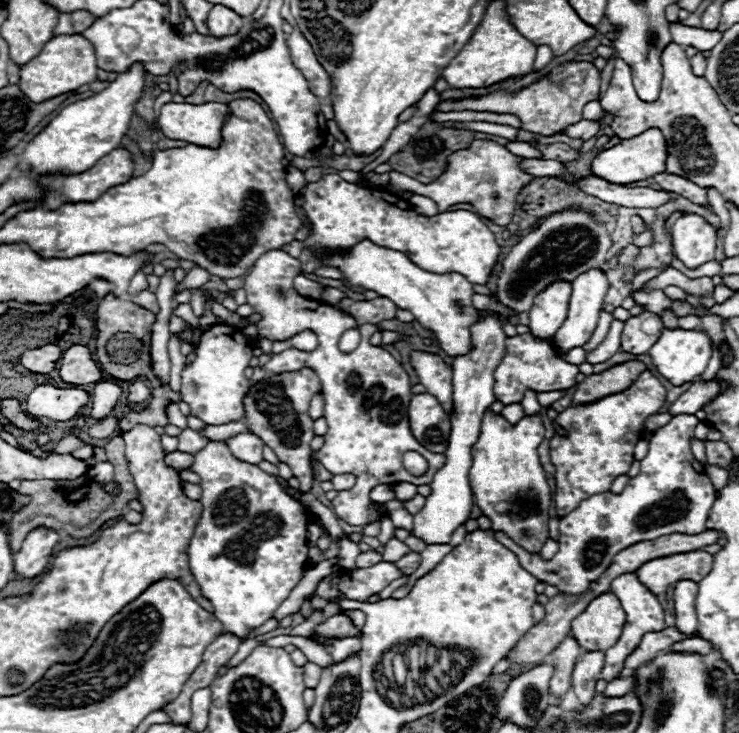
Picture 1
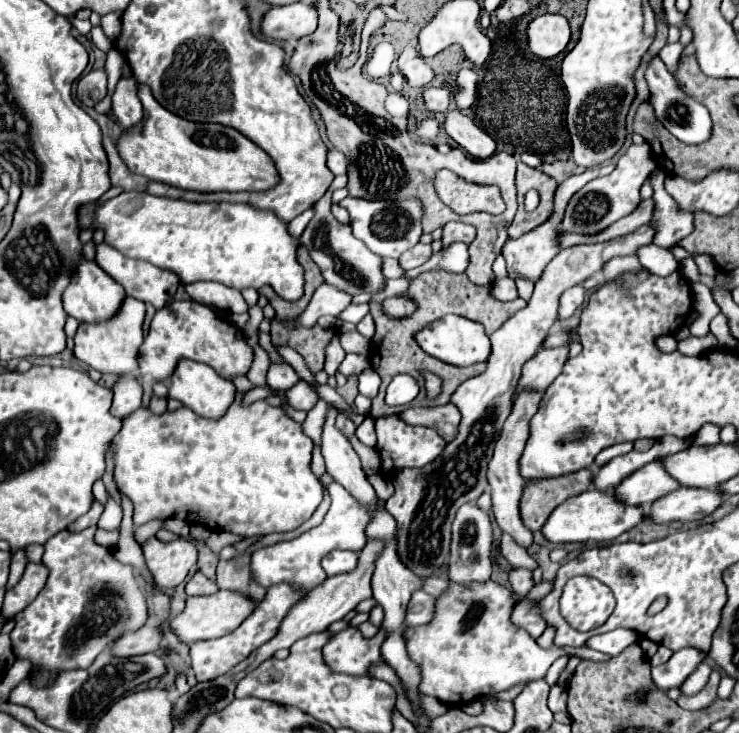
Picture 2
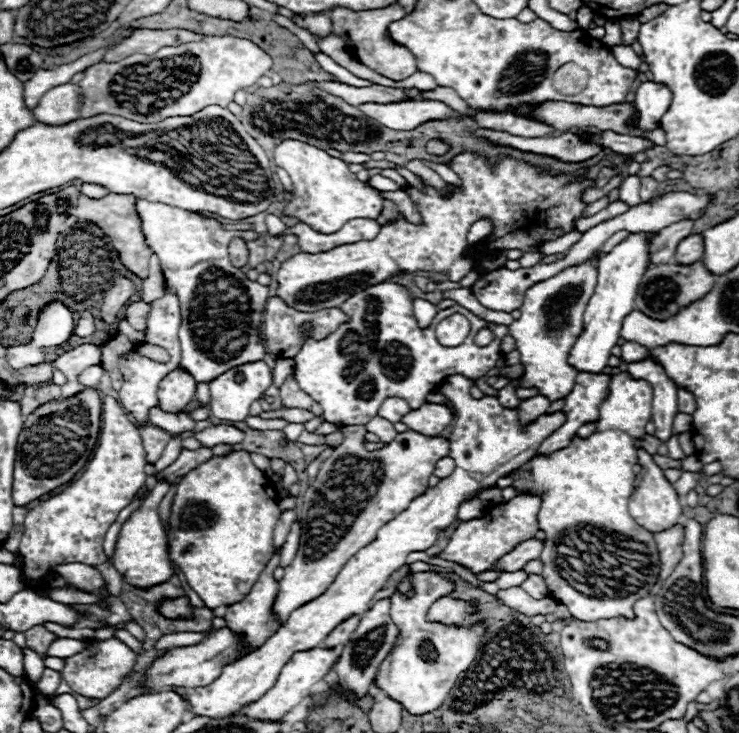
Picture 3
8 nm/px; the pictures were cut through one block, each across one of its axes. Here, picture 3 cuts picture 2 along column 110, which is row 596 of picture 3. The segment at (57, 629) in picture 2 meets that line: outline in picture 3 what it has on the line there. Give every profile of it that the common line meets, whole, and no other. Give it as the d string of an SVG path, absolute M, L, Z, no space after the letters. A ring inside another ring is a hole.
M604 430L604 432L594 432L588 438L574 436L570 440L570 446L566 446L550 456L536 456L514 474L512 486L516 488L518 494L526 492L526 494L534 494L534 496L542 498L542 506L540 506L540 514L538 514L538 528L546 534L546 538L544 538L546 546L540 554L540 562L544 564L544 570L540 576L546 580L550 596L554 600L558 600L560 604L564 604L574 618L580 618L586 622L614 618L614 616L632 618L634 616L632 604L636 600L648 596L648 590L656 584L660 560L658 560L658 548L656 548L654 536L648 530L640 528L628 512L628 500L634 492L634 480L636 480L632 466L636 462L638 460L636 460L634 438L620 430ZM560 546L566 546L570 552L574 552L572 556L592 556L592 566L606 568L608 574L612 574L612 578L630 578L630 586L634 584L636 590L624 598L608 598L608 596L594 598L594 596L586 596L586 594L578 592L558 572L556 558L560 556Z

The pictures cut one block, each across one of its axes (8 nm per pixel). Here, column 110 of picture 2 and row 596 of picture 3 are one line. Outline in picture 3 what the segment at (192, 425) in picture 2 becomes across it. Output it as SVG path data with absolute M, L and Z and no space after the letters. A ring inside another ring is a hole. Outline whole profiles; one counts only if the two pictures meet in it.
M442 596L434 602L434 606L430 606L428 610L428 618L430 622L442 622L442 624L456 624L462 626L464 618L468 614L476 612L476 604L468 602L468 600L460 600L460 598L450 598L450 596Z

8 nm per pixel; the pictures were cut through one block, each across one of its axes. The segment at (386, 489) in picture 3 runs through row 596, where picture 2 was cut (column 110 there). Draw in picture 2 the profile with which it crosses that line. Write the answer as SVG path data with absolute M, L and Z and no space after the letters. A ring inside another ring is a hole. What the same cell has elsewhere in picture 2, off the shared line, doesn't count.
M82 258L76 264L76 270L70 278L70 284L62 294L62 300L64 300L66 314L74 316L78 322L100 322L100 320L112 318L112 314L118 312L124 296L126 296L124 288L114 278L110 278L94 260Z

